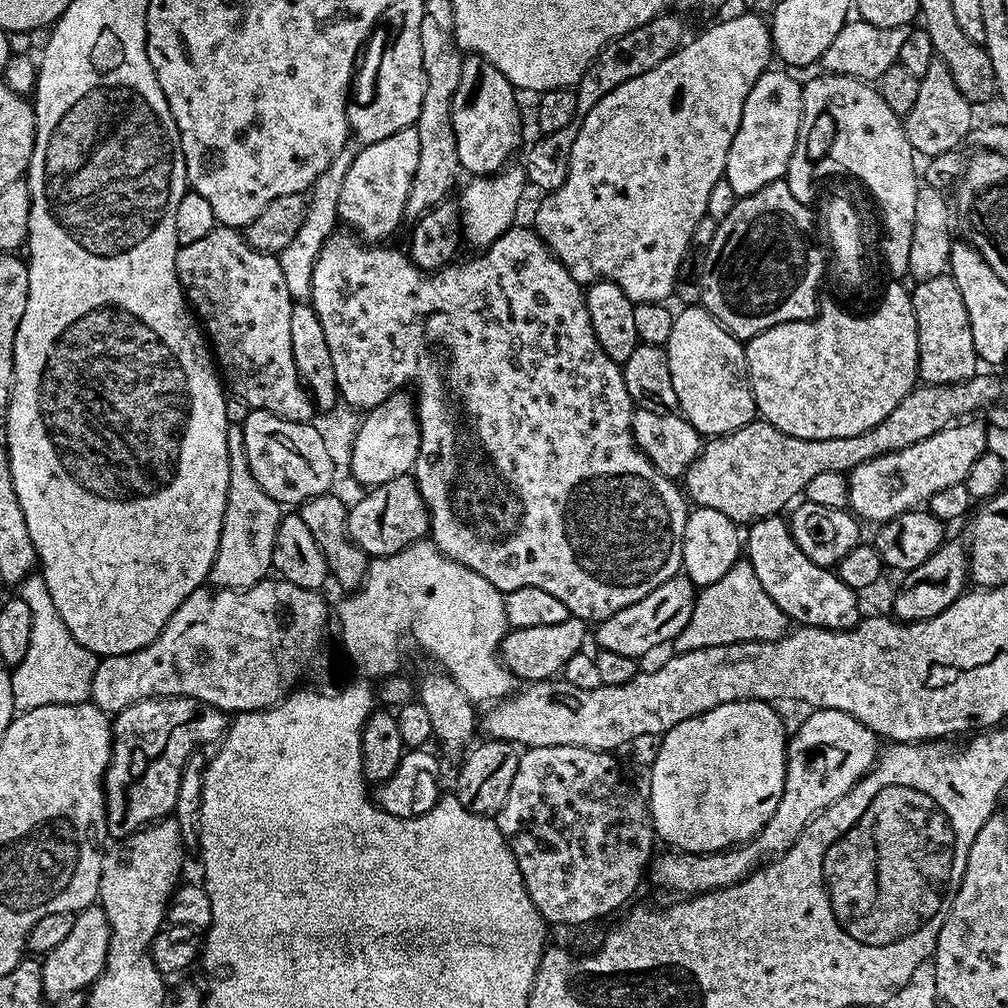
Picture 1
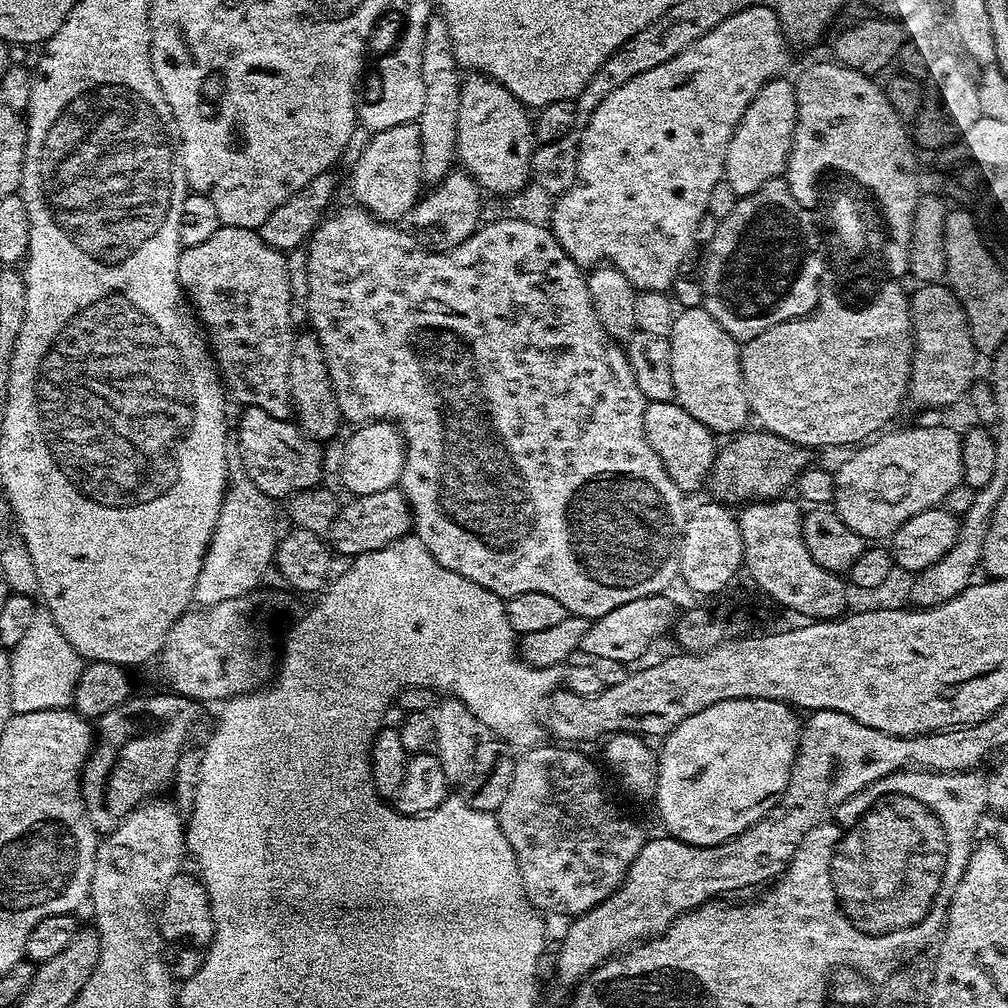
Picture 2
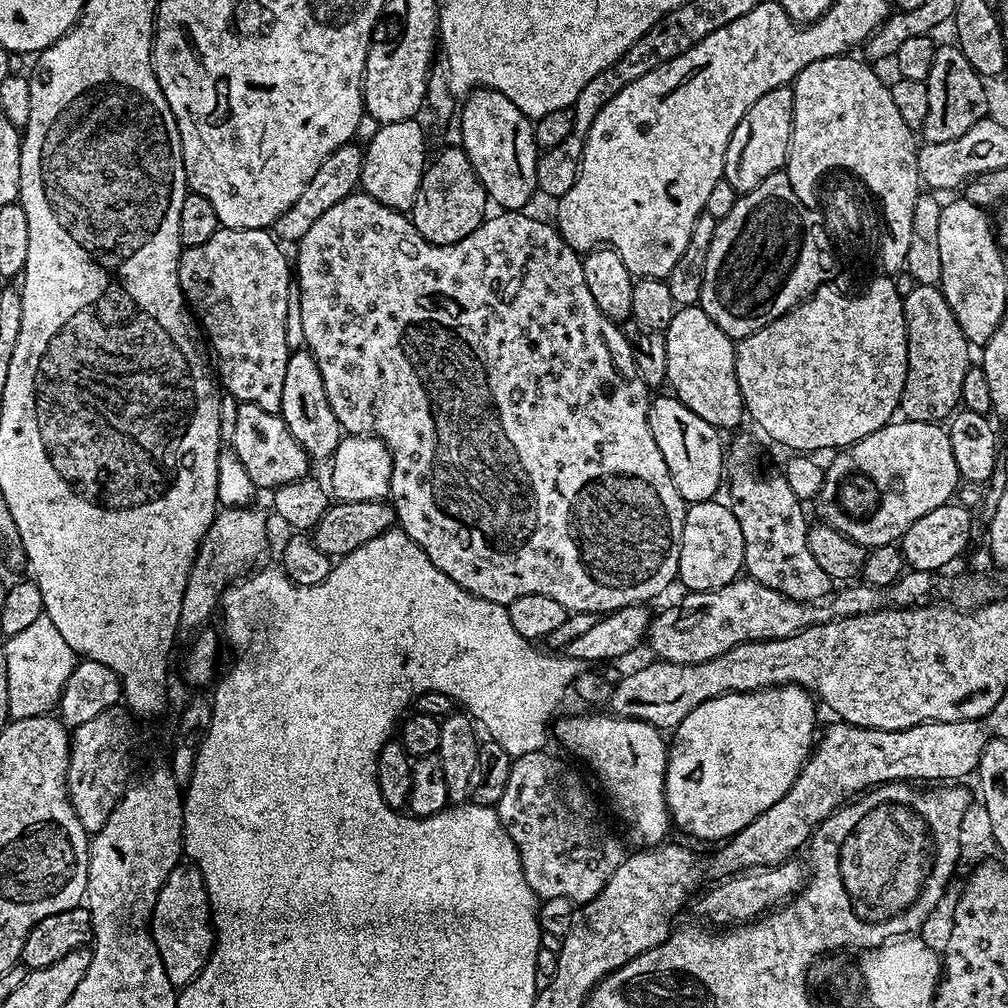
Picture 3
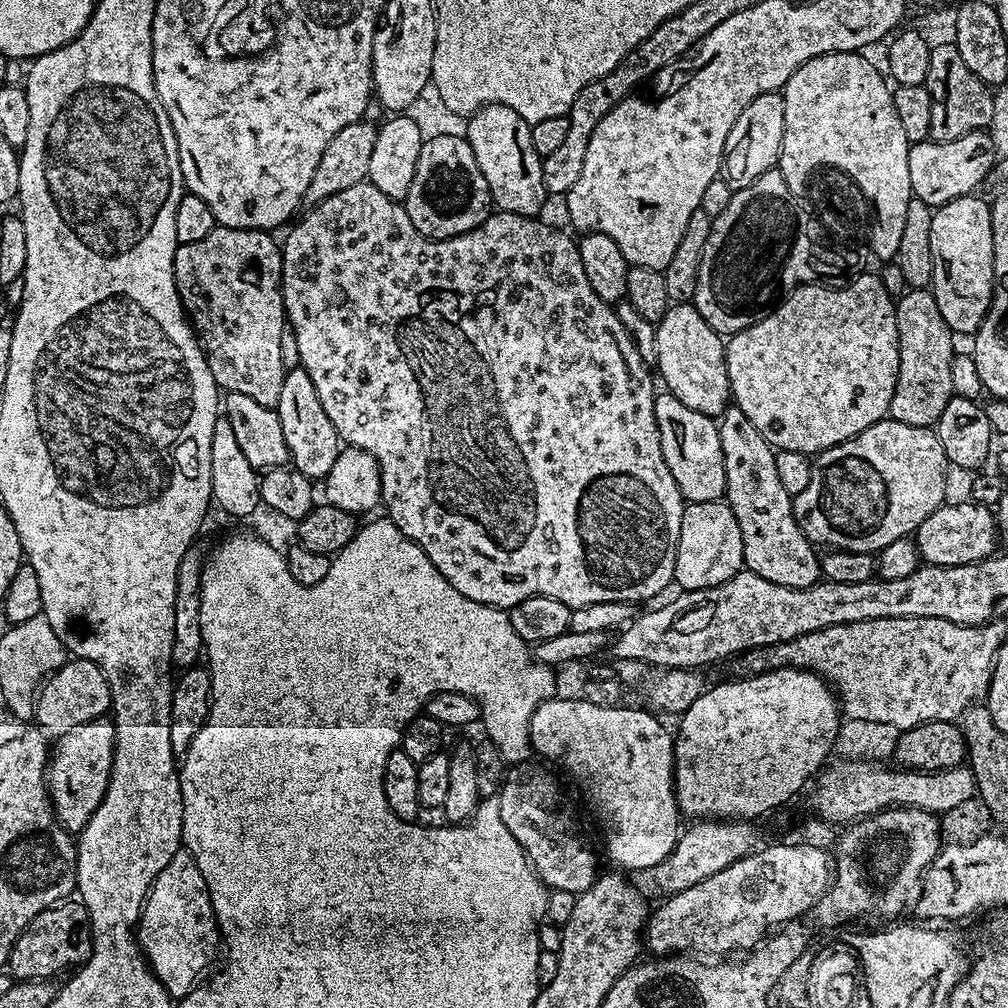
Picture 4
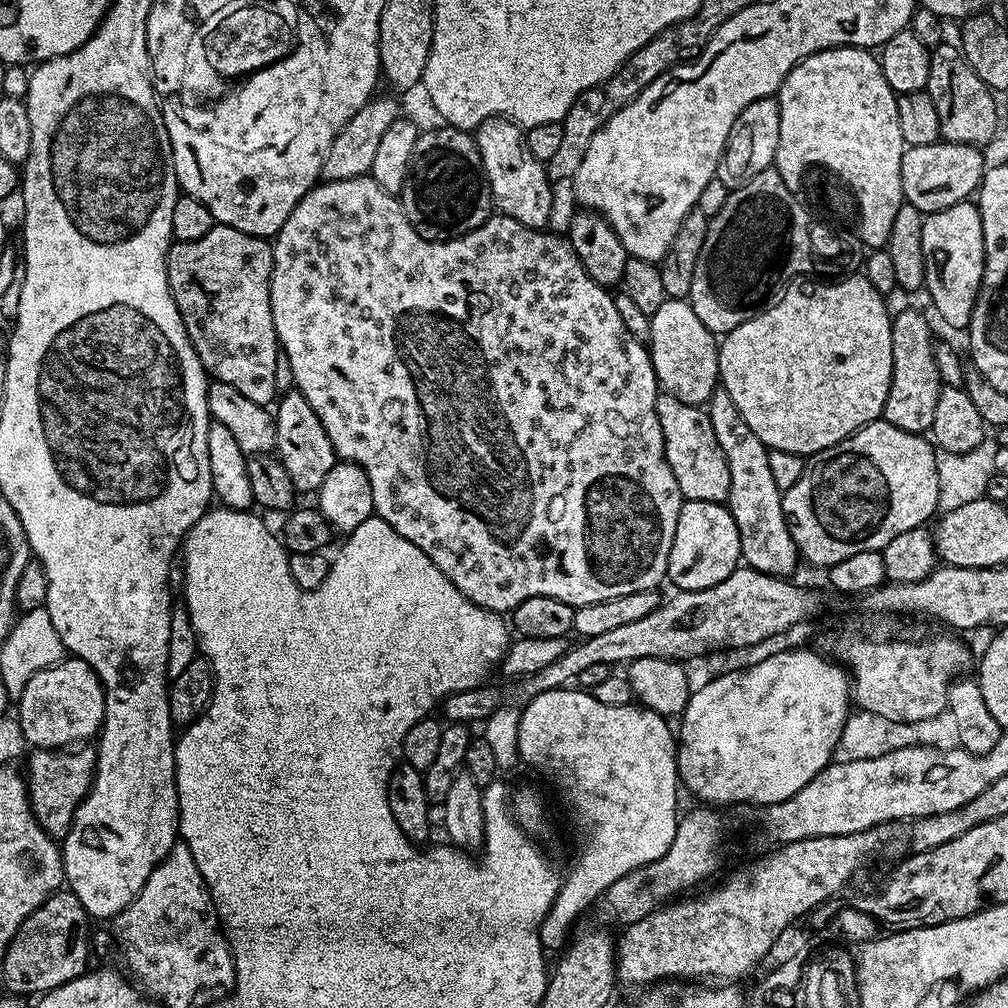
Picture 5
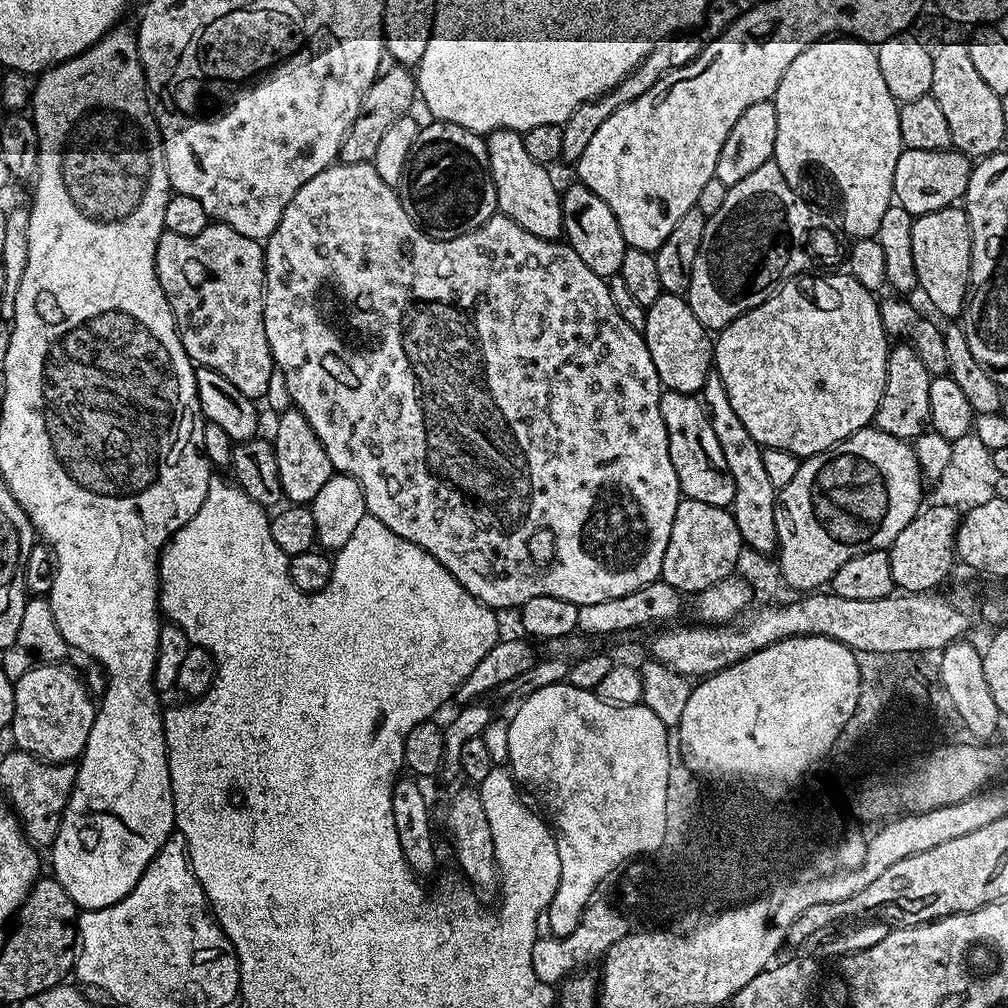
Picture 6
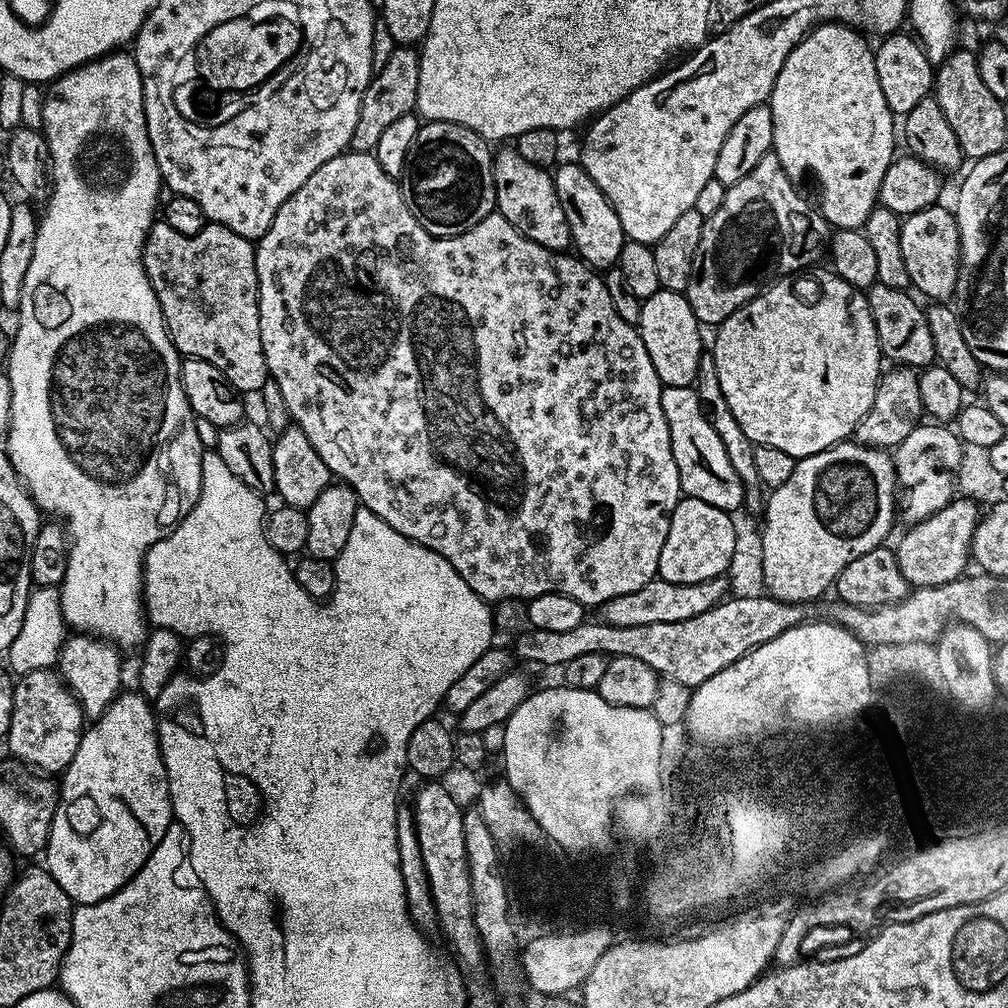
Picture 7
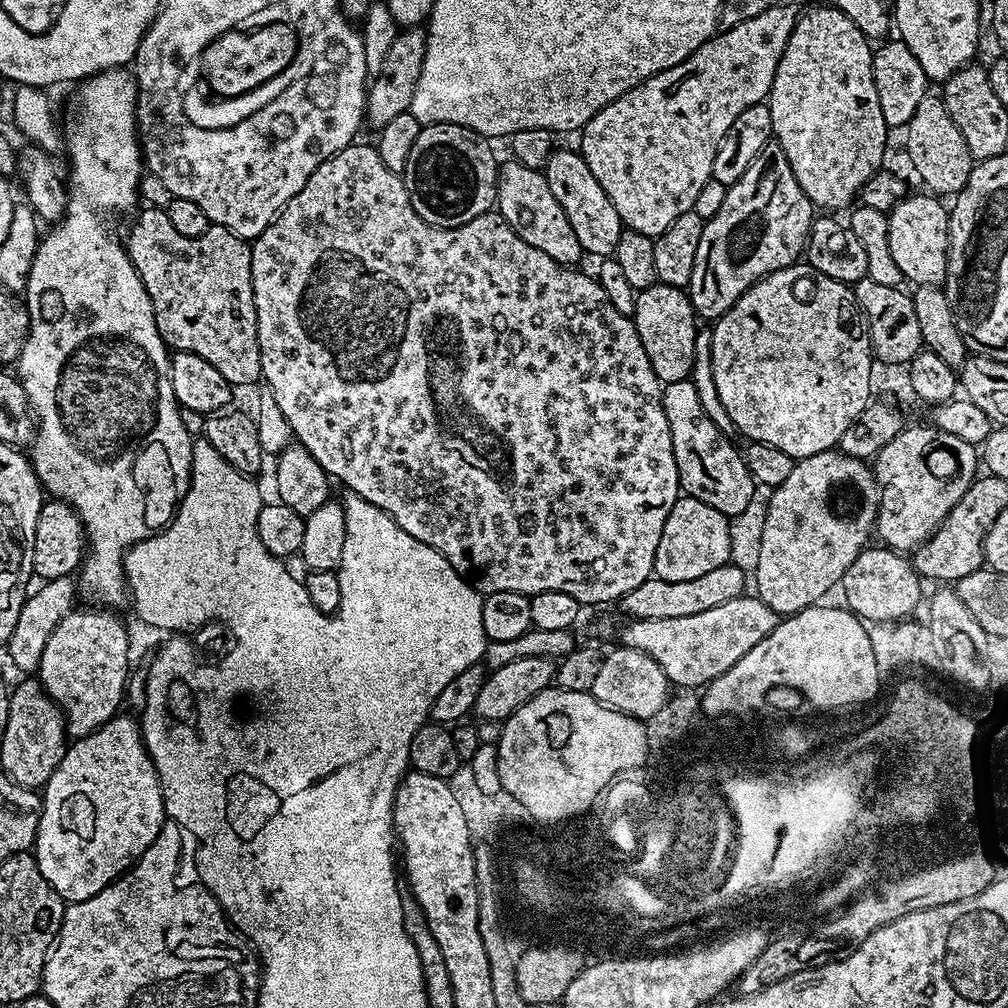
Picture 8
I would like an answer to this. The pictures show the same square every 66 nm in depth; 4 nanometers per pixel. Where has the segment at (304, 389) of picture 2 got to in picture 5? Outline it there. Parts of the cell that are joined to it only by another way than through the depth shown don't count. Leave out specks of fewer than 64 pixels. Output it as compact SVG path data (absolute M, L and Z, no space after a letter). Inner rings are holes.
M298 391L285 392L275 405L274 419L274 452L286 474L290 474L290 482L294 482L297 493L319 493L322 482L326 482L326 474L330 474L330 470L338 463L338 457L330 442L330 434L326 434L326 426L322 426L322 422L318 422L318 414L314 414L314 406L310 406L310 402L306 402L306 398Z

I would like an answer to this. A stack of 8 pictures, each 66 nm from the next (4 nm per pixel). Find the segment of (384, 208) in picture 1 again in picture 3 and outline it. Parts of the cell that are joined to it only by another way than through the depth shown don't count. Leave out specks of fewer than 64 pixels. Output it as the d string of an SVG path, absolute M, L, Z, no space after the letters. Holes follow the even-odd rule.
M419 119L403 120L393 124L381 124L372 141L364 148L364 161L359 187L370 198L390 206L397 212L407 213L418 198L422 174L426 167L424 156L424 128Z

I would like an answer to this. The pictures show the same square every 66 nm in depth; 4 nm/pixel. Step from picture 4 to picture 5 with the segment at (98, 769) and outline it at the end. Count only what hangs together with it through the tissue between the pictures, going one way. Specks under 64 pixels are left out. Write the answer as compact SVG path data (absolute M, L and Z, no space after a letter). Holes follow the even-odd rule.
M80 746L75 750L36 750L27 757L26 783L28 800L36 820L53 838L62 838L70 830L78 806L86 798L96 772L96 750ZM89 747L89 748L88 748ZM80 748L80 749L79 749ZM76 751L77 752L72 752Z

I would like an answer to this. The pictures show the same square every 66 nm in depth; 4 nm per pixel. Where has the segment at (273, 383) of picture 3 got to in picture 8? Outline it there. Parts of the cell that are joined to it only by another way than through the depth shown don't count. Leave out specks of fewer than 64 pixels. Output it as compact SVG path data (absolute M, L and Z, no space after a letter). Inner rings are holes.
M148 206L143 210L145 212L133 222L128 240L126 236L126 247L132 265L142 278L146 294L150 294L158 334L162 334L164 343L177 352L189 352L198 354L198 358L206 358L206 362L210 362L210 366L214 366L214 370L218 370L228 384L239 386L259 381L262 358L258 346L249 241L219 226L209 226L198 238L186 238L174 230L165 209Z

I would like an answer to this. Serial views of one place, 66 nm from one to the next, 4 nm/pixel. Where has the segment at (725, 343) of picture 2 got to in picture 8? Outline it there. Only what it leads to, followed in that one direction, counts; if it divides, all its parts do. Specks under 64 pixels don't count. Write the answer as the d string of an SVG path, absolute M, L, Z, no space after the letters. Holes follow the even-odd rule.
M659 282L649 288L639 289L636 294L634 323L638 338L642 338L646 358L650 358L650 366L654 366L654 374L660 379L661 385L691 377L698 317L688 301L685 289Z

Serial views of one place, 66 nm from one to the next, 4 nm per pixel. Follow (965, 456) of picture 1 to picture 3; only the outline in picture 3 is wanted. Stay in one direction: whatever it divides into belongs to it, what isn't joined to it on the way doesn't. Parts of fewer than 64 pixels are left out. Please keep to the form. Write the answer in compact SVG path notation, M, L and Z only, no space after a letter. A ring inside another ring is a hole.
M900 418L884 428L874 430L874 434L854 442L849 448L839 449L833 456L836 457L832 461L827 461L822 490L814 501L814 507L820 511L819 519L823 523L829 524L831 528L838 530L846 538L858 542L866 550L877 548L878 546L886 546L887 544L896 544L900 537L903 536L904 531L914 522L918 522L918 518L922 518L922 514L930 514L930 510L938 510L938 506L949 503L953 499L958 485L961 483L958 466L954 466L954 450L950 450L950 438L947 431L939 423L931 424L930 422L918 422L917 420Z

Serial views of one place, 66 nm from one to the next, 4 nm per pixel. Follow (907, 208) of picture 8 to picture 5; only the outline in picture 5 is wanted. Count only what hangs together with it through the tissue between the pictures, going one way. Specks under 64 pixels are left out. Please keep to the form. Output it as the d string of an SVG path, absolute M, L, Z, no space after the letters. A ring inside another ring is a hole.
M975 203L929 212L922 222L924 288L936 312L952 328L967 329L984 273L984 227Z

